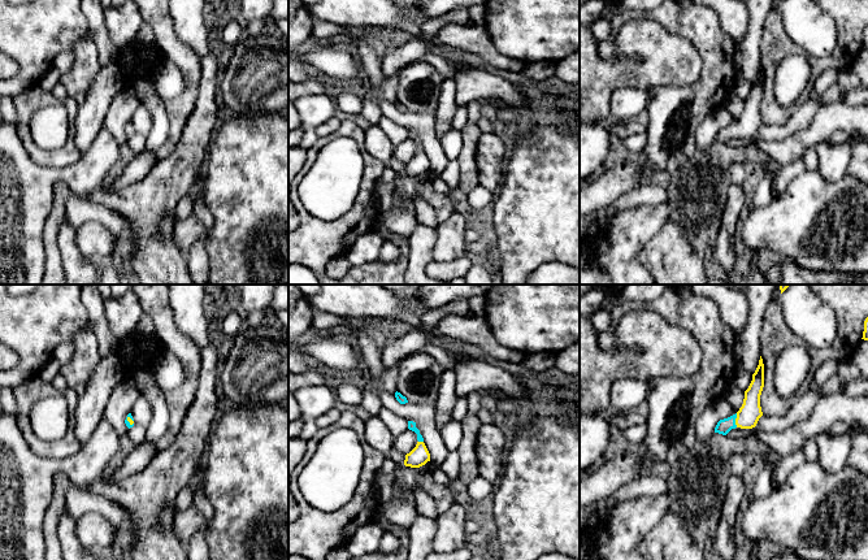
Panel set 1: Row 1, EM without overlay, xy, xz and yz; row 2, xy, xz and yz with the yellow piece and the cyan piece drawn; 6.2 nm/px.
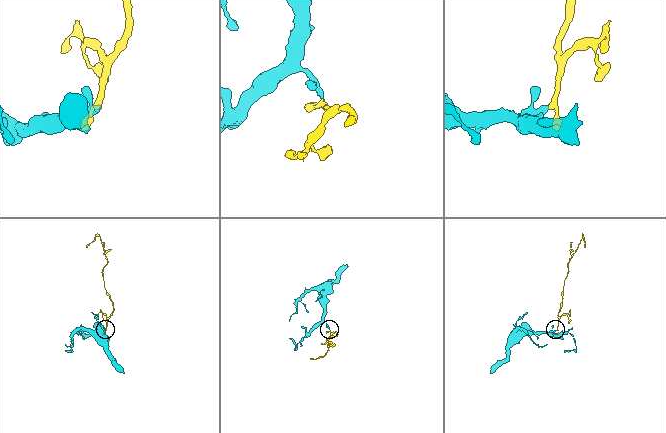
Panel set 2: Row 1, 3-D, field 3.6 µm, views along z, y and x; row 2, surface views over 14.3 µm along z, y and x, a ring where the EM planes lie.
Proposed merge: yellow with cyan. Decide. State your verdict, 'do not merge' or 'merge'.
merge

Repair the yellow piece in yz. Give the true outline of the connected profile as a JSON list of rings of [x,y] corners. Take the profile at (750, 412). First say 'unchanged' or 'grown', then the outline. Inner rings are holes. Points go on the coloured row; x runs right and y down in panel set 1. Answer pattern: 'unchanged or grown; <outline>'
grown; [[[760,356],[759,365],[752,374],[752,381],[745,391],[743,404],[739,411],[724,420],[720,420],[715,427],[715,433],[726,435],[732,429],[752,429],[763,416],[760,407],[760,395],[764,387],[764,364]]]

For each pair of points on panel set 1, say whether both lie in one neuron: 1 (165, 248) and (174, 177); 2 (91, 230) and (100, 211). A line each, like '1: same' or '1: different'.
1: same
2: different

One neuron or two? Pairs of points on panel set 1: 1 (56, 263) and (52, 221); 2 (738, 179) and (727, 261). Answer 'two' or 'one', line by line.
1: one
2: two

